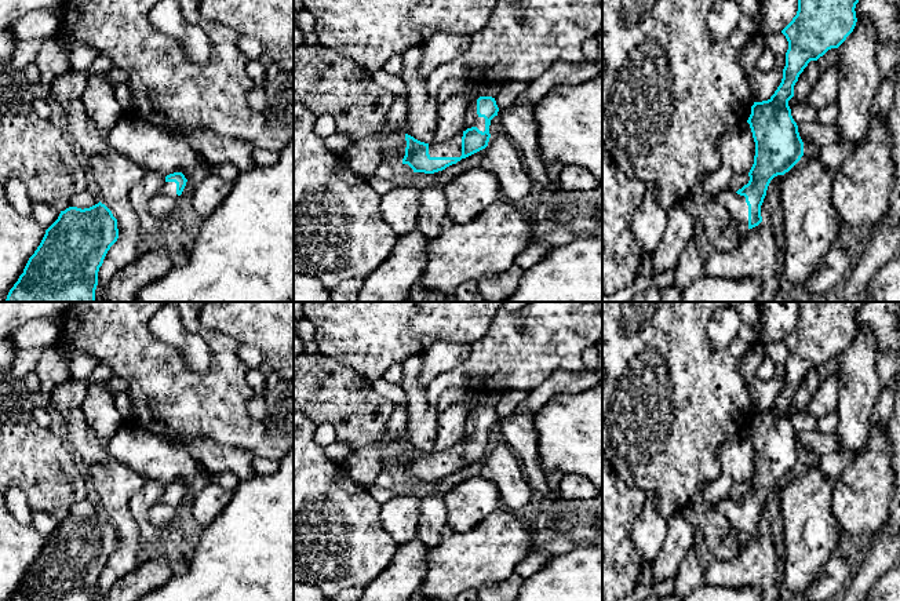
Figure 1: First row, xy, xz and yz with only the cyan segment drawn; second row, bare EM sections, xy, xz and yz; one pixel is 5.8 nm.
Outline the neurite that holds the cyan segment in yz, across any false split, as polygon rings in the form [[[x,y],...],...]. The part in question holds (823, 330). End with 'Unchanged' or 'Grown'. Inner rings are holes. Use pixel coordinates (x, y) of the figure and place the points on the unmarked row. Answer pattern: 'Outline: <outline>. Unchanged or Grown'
Outline: [[[797,302],[797,324],[781,339],[788,350],[781,391],[768,409],[754,411],[747,429],[755,451],[754,473],[748,481],[750,489],[737,500],[725,496],[714,503],[714,509],[725,516],[746,539],[762,531],[761,514],[770,489],[777,484],[788,481],[804,465],[804,451],[788,415],[788,409],[794,405],[794,394],[810,369],[817,369],[828,358],[838,357],[853,340],[857,331],[855,317],[863,303],[864,302]]]. Grown

